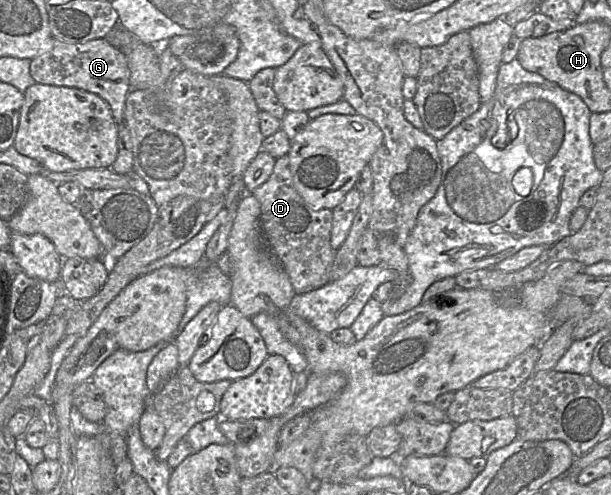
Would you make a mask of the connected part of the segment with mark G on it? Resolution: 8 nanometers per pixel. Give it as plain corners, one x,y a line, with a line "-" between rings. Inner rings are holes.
53,38
51,50
31,60
30,74
36,83
79,88
98,95
110,106
117,124
124,122
126,99
131,91
129,68
125,55
106,39
70,44

